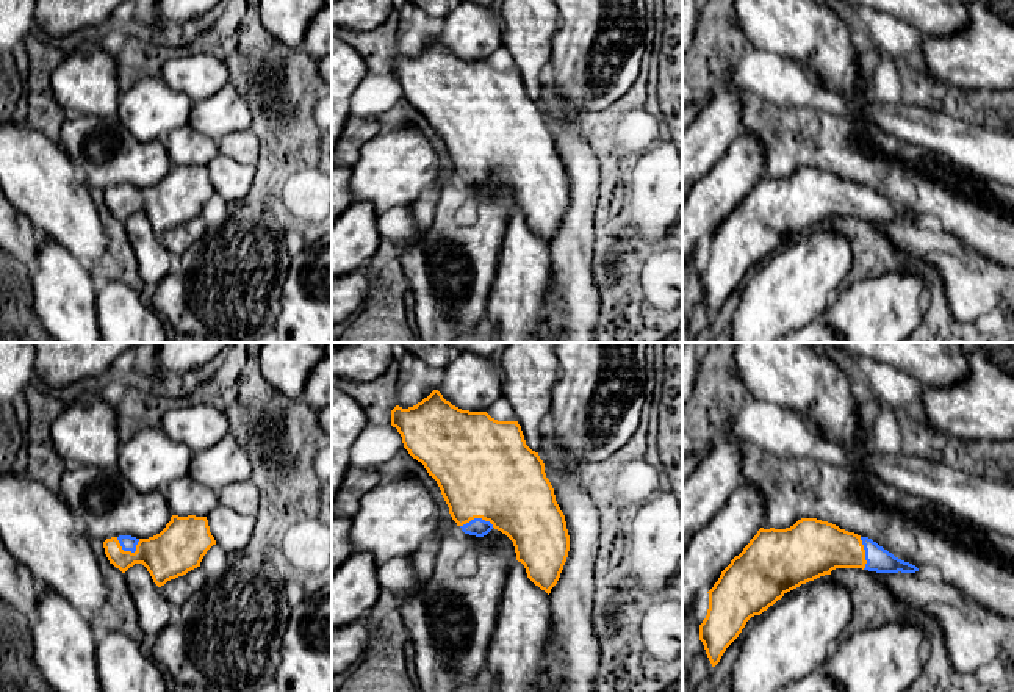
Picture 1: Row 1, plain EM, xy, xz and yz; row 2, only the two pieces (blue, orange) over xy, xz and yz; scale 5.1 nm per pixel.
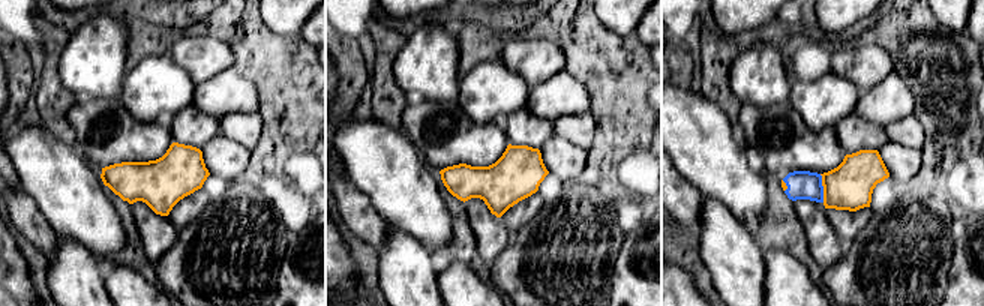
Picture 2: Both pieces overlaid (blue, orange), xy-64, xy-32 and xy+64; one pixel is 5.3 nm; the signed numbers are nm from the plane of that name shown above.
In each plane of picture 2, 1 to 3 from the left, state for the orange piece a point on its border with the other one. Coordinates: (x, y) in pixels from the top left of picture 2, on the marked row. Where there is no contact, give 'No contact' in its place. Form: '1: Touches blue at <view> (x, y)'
1: No contact
2: No contact
3: Touches blue at xy+64 (822, 188)

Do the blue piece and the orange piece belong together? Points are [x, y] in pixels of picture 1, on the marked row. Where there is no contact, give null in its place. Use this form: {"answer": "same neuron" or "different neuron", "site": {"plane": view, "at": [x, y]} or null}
{"answer": "same neuron", "site": {"plane": "xy", "at": [124, 550]}}

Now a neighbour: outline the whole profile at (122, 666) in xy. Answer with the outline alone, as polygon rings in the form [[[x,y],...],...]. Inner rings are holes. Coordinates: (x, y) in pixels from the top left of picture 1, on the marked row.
[[[124,633],[97,640],[95,661],[100,692],[167,692],[164,670]]]

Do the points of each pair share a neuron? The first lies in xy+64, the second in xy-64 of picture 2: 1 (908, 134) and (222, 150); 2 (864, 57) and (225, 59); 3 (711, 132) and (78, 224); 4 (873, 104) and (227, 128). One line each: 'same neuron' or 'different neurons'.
1: different neurons
2: same neuron
3: same neuron
4: different neurons

